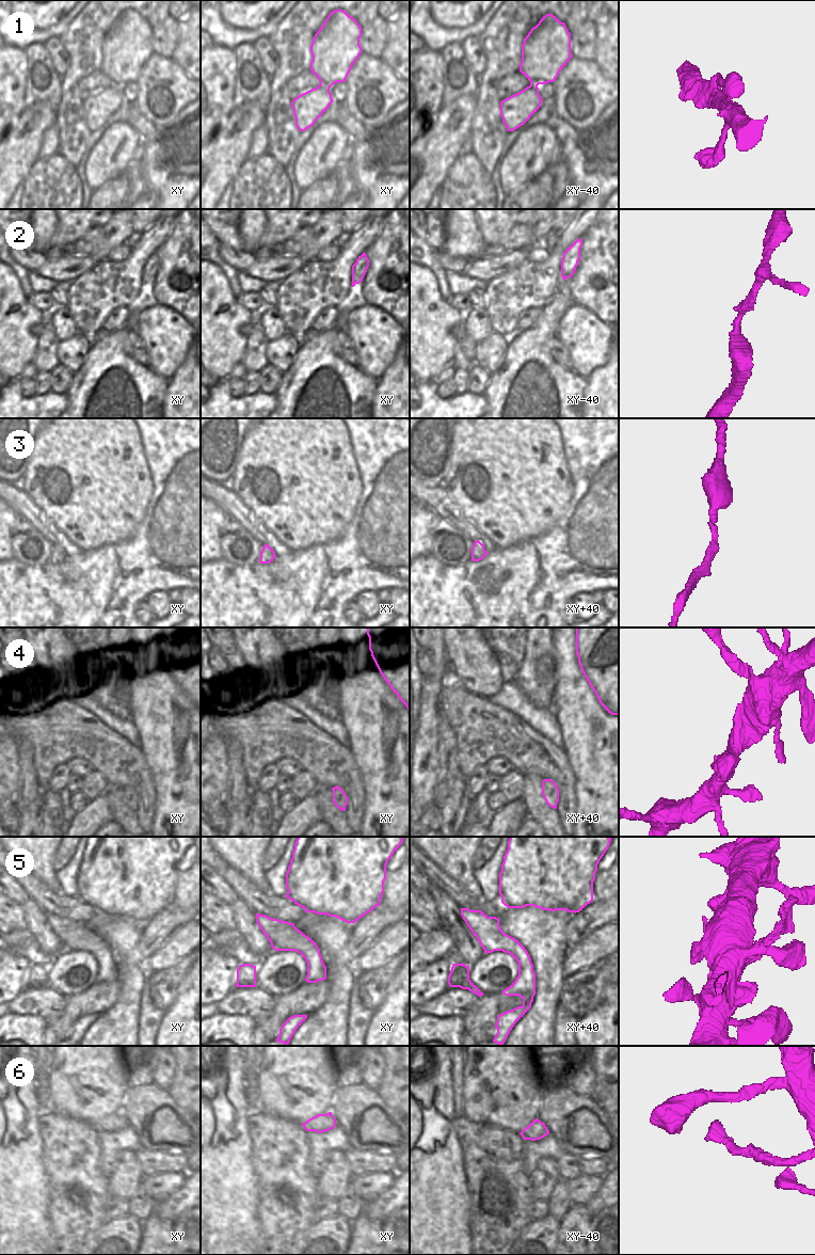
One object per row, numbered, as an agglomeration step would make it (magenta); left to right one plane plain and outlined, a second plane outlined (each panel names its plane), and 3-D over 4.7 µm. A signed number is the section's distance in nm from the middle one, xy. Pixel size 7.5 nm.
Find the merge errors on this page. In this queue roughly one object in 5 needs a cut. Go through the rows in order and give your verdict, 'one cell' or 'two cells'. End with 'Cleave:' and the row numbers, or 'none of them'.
1: one cell
2: one cell
3: one cell
4: one cell
5: two cells
6: one cell
Cleave: 5

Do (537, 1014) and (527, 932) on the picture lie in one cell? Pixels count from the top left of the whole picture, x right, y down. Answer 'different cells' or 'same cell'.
same cell

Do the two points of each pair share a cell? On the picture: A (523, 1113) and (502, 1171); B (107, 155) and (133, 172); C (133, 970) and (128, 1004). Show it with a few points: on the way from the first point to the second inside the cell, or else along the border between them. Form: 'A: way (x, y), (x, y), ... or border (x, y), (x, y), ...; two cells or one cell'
A: border (492, 1124), (518, 1133); two cells
B: border (132, 162), (124, 173); two cells
C: way (130, 979), (130, 996); one cell

